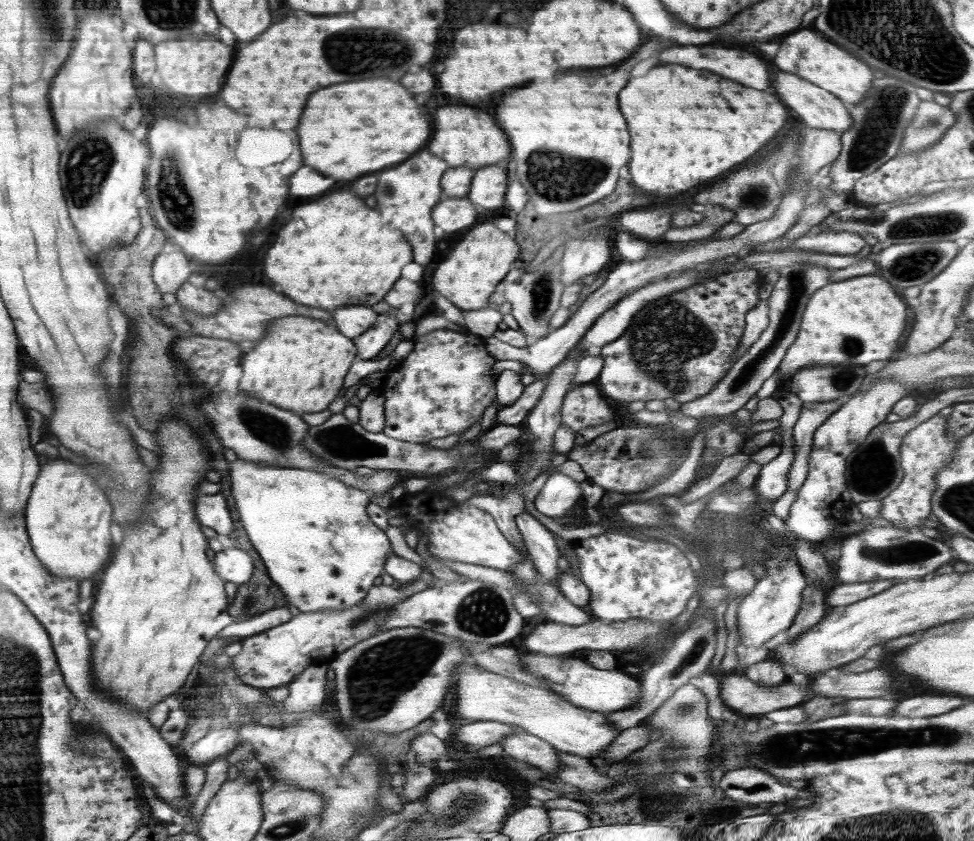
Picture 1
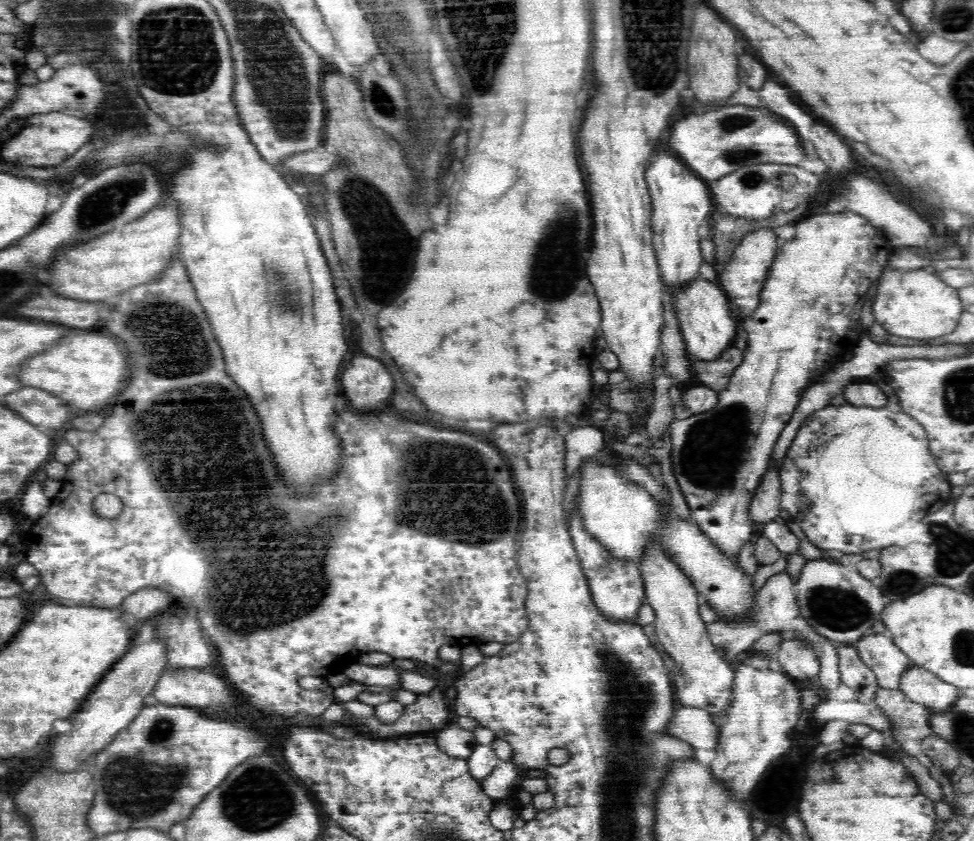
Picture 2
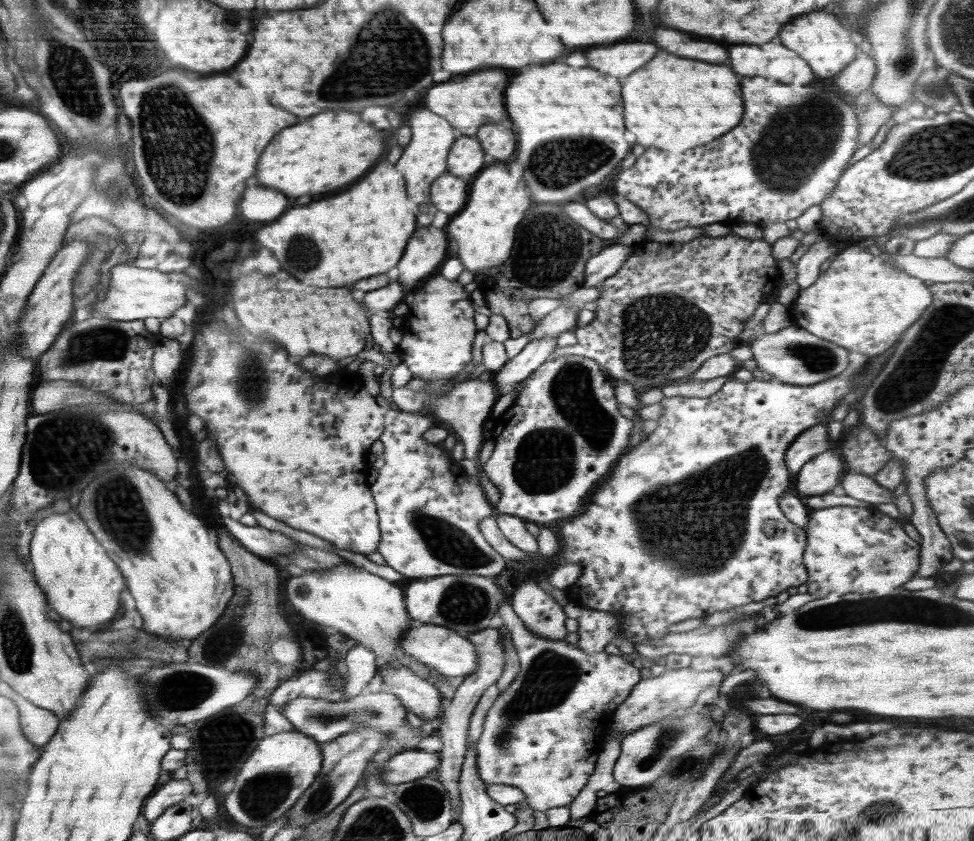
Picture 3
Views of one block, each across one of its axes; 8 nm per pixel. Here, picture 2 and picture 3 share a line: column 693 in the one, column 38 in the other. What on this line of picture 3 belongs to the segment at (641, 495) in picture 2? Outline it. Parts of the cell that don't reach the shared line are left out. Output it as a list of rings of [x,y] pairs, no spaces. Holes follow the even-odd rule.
[[[75,506],[66,514],[50,512],[36,523],[30,542],[30,564],[34,565],[35,579],[46,592],[50,608],[72,626],[102,625],[118,612],[120,592],[126,586],[124,576]]]

